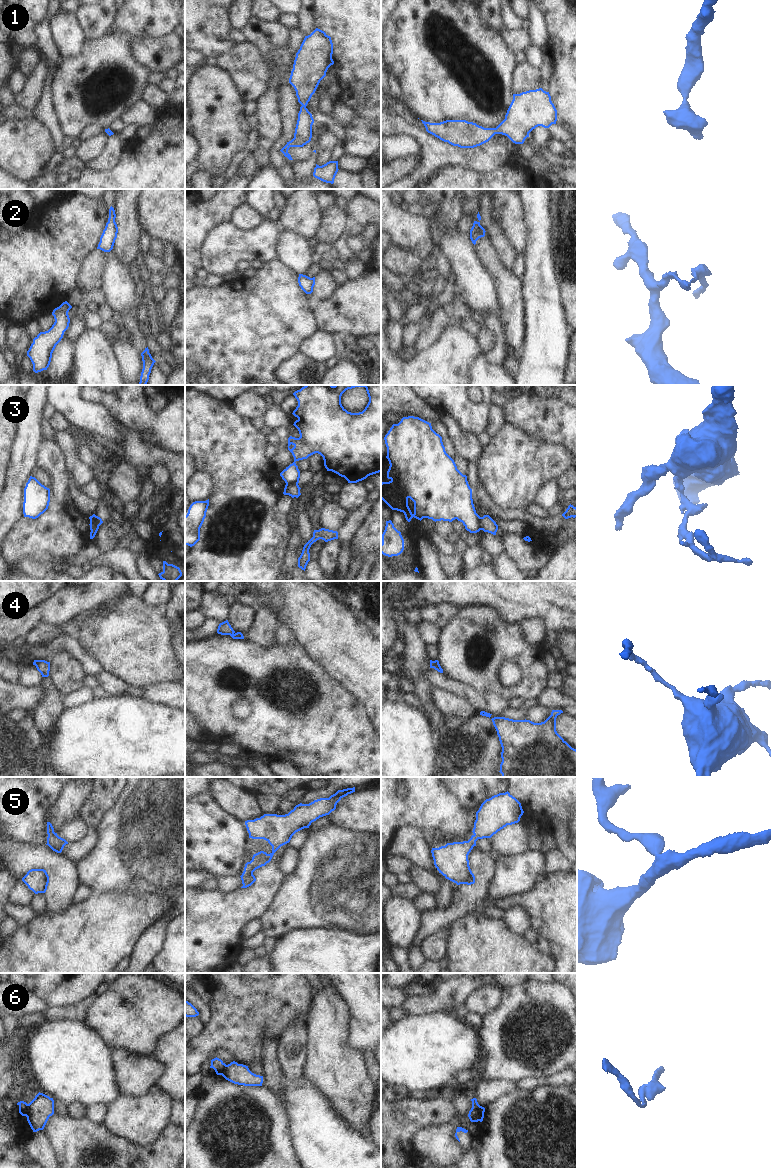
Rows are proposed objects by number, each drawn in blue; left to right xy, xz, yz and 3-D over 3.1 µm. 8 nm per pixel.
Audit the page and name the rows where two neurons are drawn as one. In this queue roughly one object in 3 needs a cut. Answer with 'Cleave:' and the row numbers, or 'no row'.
Cleave: 2, 3, 6

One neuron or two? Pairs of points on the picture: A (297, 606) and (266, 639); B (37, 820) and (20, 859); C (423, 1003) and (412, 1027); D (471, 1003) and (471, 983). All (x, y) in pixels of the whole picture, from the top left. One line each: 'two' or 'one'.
A: two
B: two
C: two
D: two

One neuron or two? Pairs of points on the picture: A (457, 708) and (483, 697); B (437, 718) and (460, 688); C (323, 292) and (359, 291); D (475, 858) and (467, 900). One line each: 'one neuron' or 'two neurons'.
A: two neurons
B: two neurons
C: two neurons
D: one neuron

